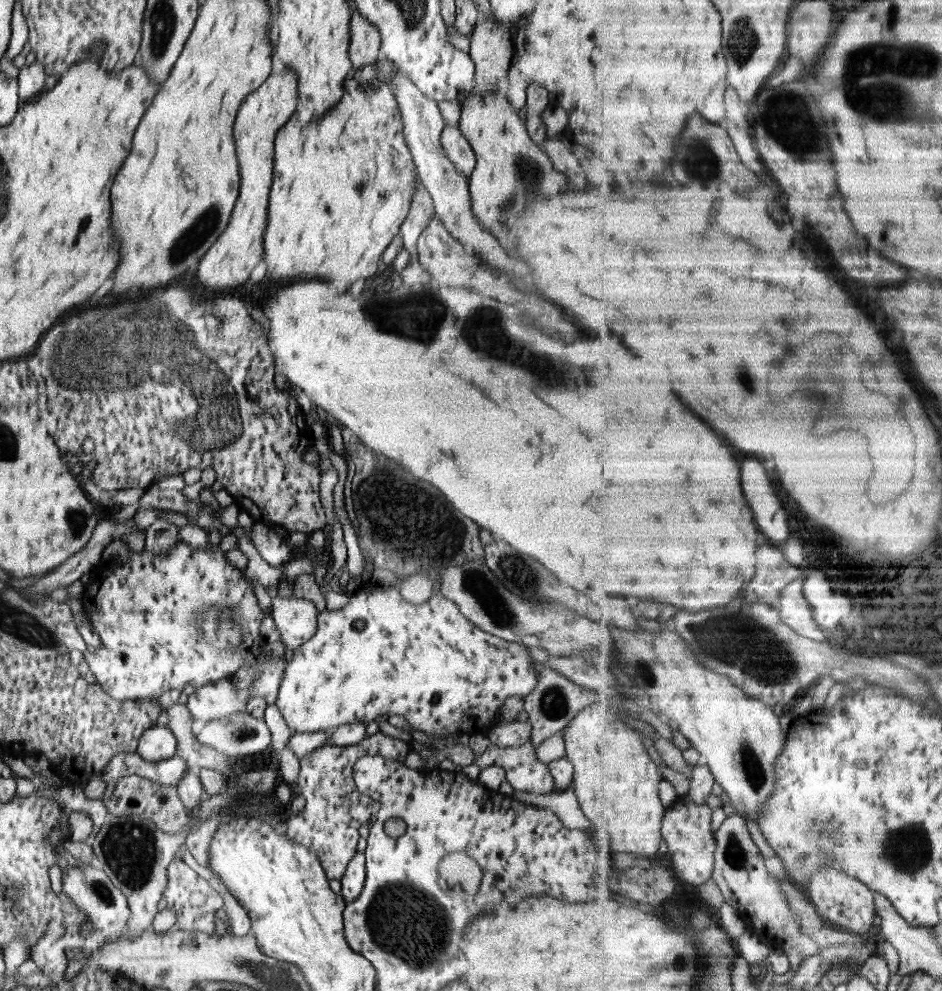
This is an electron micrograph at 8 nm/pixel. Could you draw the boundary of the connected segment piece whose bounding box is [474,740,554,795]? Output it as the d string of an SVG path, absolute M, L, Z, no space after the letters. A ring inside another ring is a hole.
M531 740L514 747L491 744L474 763L481 770L494 765L504 768L507 781L515 790L534 795L552 793L553 776L549 766L536 758Z

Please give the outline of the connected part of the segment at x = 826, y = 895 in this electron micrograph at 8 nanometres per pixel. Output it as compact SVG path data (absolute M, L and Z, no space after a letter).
M827 864L813 876L809 888L811 900L818 905L821 916L831 924L864 935L876 926L879 891L875 891L863 880L836 868L833 864Z

